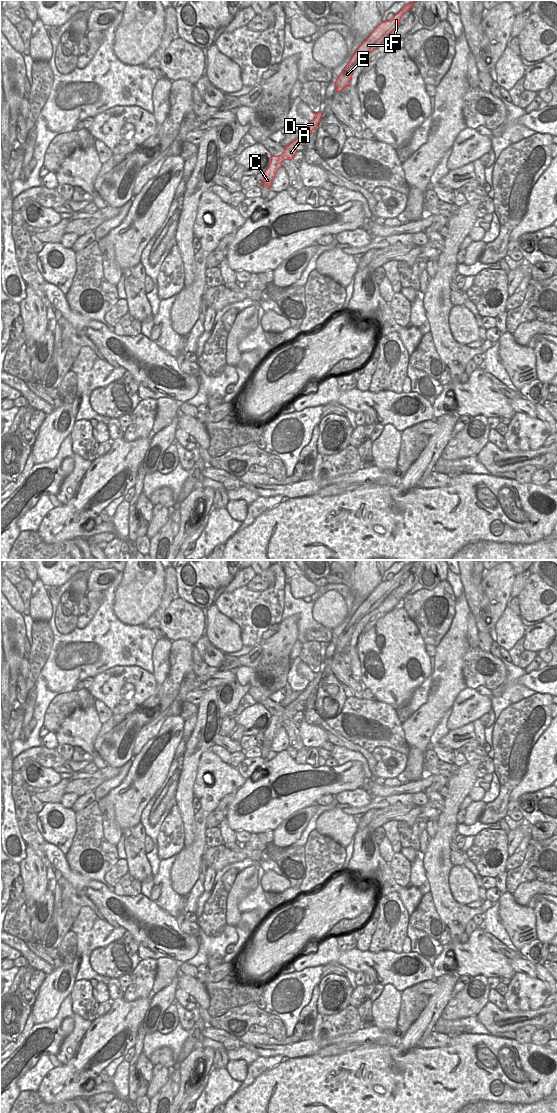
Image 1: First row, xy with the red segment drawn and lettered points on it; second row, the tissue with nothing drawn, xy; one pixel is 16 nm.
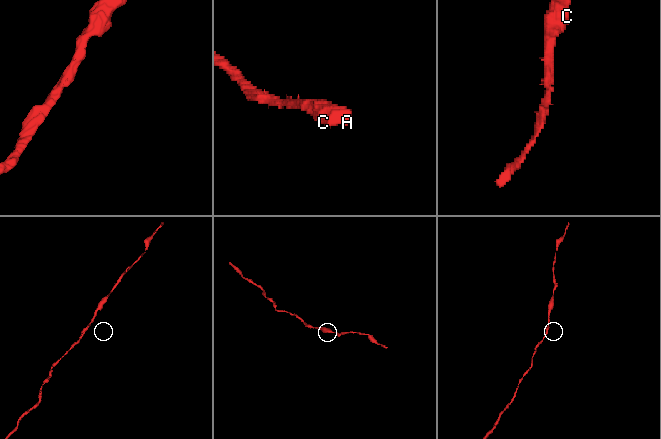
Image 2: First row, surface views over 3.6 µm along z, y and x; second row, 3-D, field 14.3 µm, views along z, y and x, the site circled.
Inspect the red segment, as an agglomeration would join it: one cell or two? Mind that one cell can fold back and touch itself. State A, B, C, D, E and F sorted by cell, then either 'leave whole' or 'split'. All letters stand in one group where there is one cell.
A B C D E F | leave whole

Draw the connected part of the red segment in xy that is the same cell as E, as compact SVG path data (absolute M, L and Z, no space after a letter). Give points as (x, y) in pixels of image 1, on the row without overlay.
M414 562L408 563L390 581L381 582L370 596L358 607L349 623L335 641L336 652L343 651L349 646L352 634L359 621L367 614L379 607L387 596L399 585L401 577L408 572Z

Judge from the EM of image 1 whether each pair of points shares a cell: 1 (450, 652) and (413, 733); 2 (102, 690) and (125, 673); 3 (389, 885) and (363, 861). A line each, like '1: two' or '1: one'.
1: one
2: one
3: one

